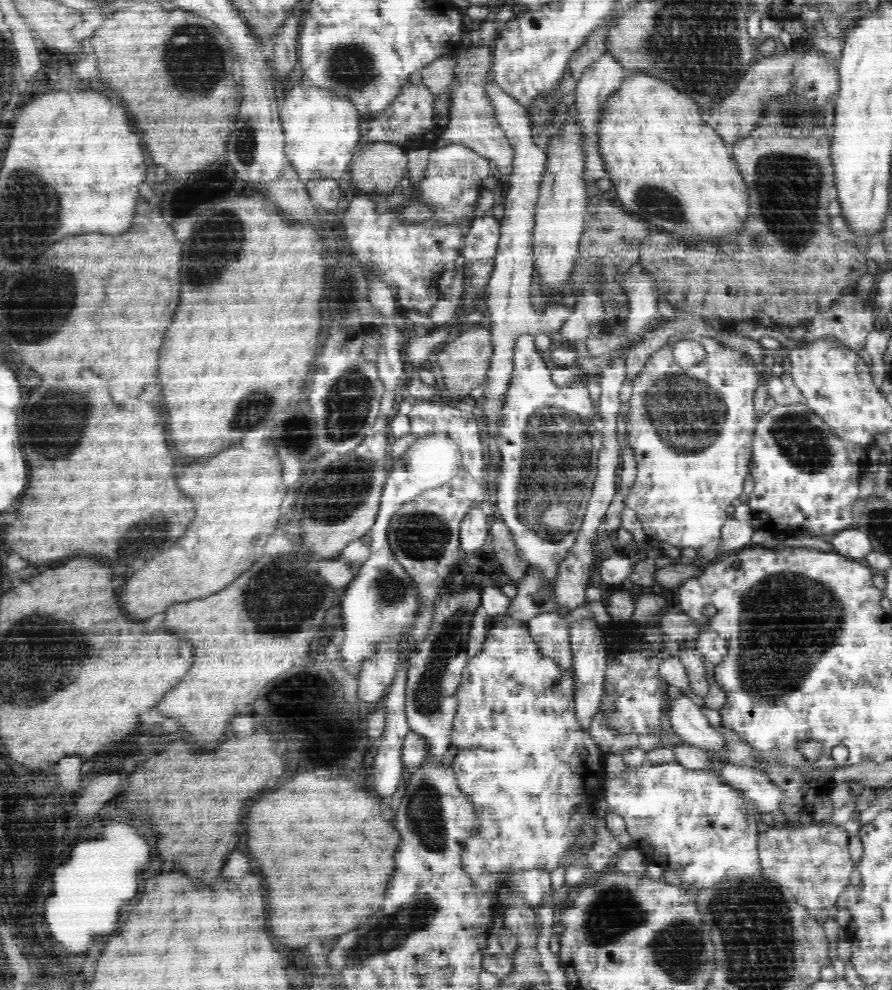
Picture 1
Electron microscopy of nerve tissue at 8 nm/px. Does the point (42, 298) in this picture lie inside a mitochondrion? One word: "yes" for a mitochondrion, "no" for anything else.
yes

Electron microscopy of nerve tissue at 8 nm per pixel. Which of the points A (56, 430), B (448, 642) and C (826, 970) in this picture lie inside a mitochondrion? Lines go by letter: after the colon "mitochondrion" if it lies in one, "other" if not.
A: mitochondrion
B: mitochondrion
C: other

